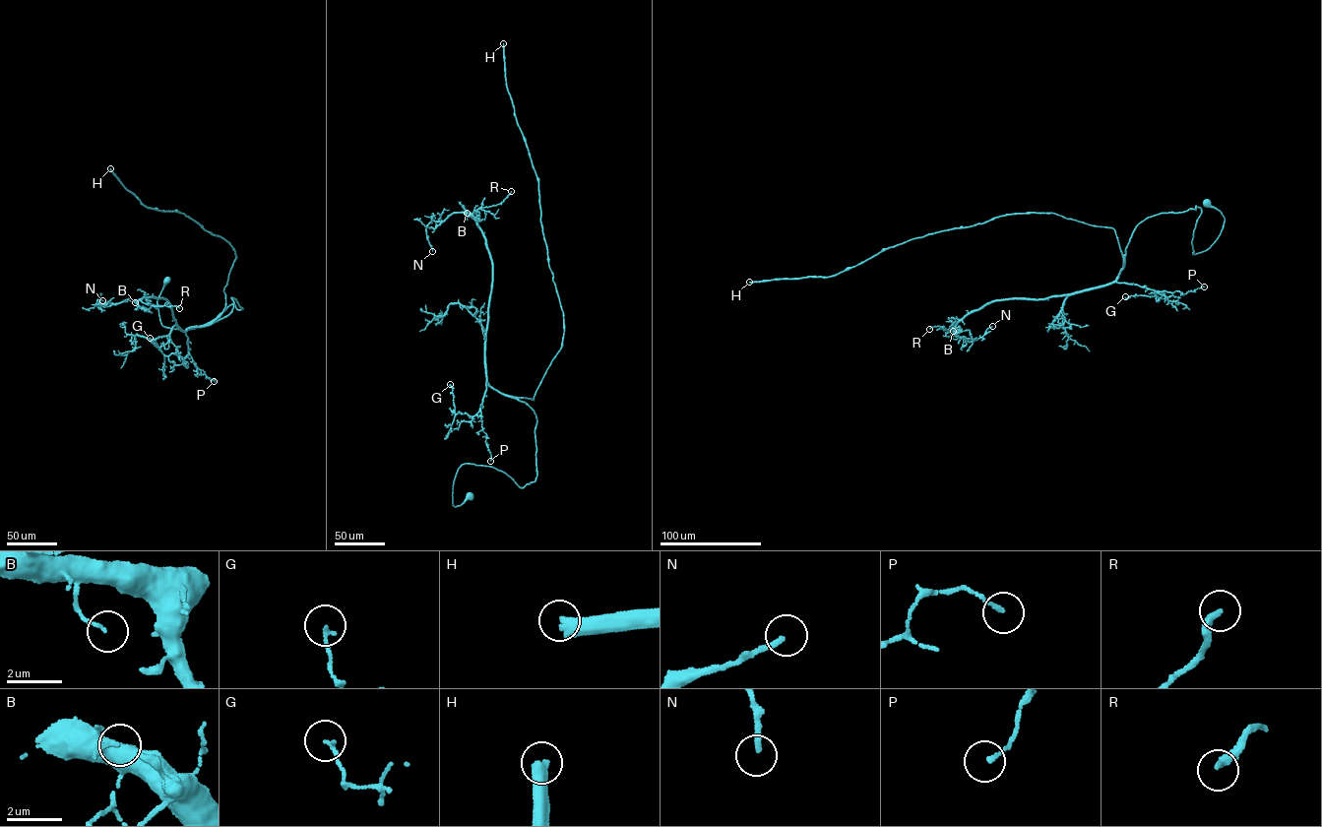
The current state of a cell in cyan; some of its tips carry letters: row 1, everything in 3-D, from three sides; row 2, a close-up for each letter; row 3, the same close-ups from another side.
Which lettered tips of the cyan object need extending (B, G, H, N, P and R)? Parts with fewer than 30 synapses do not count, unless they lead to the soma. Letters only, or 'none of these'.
H

